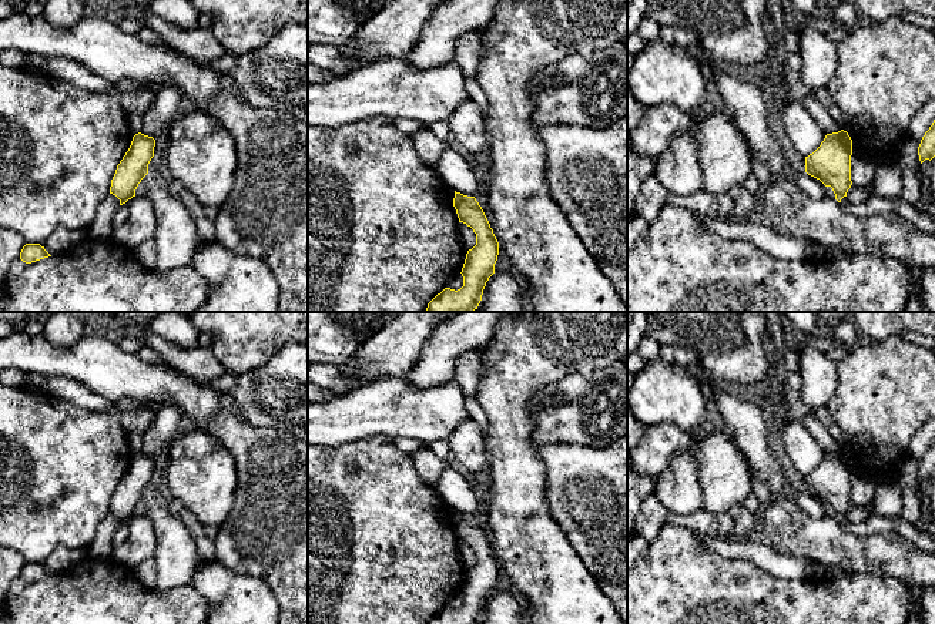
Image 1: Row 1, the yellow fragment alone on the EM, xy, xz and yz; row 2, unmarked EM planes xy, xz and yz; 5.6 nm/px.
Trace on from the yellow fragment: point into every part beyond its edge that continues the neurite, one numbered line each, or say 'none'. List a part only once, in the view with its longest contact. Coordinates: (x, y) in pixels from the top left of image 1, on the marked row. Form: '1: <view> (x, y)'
none

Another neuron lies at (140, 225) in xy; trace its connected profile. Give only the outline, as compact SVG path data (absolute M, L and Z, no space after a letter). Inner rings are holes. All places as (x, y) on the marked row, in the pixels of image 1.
M133 197L125 202L128 217L125 222L111 231L118 244L135 249L148 239L154 239L157 217L153 204L144 197Z

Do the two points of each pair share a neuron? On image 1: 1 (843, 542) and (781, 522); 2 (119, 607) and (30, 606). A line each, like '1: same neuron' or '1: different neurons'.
1: same neuron
2: same neuron

